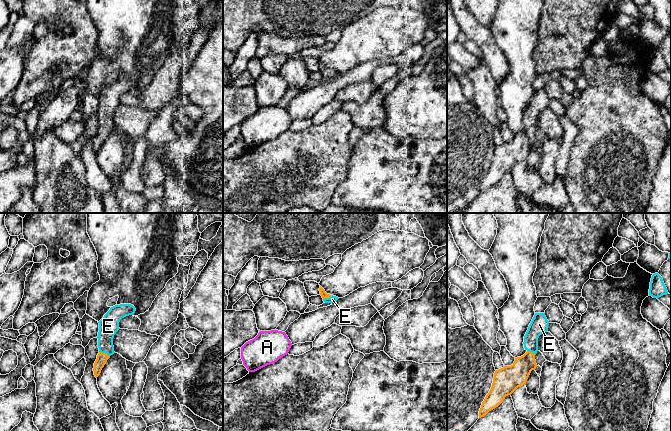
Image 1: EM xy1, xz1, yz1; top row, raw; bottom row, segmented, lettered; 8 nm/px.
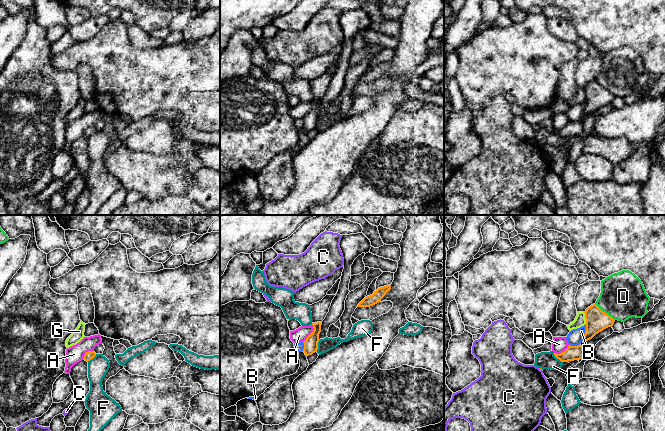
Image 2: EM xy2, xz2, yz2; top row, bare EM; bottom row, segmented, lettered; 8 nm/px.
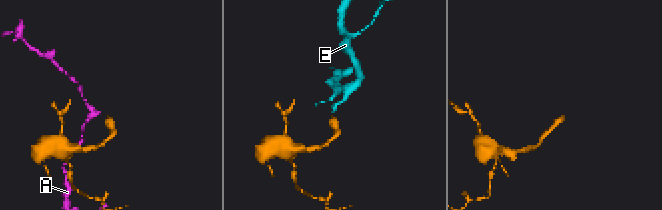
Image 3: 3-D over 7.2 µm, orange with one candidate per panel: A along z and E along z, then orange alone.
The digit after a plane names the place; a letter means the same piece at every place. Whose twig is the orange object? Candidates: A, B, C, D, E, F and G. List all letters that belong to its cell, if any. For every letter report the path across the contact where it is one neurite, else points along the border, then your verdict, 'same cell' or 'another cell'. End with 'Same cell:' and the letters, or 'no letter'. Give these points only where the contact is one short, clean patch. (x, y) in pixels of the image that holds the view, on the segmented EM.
A: along xz2 (312, 324), (313, 331), (303, 342) | another cell
B: along yz2 (586, 324), (586, 330), (581, 341) | another cell
C: along yz2 (538, 368), (541, 370) | another cell
D: another cell
E: across xy1 (102, 358), (104, 353), (105, 335), (108, 326) | same cell
F: along xz2 (319, 340), (316, 351) | another cell
G: another cell
Same cell: E

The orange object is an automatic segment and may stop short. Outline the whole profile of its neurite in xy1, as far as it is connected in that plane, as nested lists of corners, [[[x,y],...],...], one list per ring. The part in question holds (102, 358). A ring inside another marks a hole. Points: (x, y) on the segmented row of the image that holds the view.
[[[120,304],[110,308],[110,310],[104,315],[104,317],[98,322],[98,348],[99,353],[94,363],[94,375],[97,378],[107,360],[113,355],[114,346],[113,338],[116,332],[120,329],[119,322],[122,318],[133,315],[136,309],[131,304]]]

